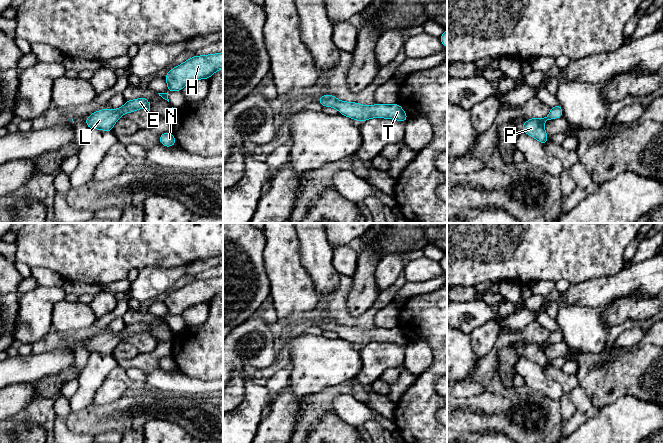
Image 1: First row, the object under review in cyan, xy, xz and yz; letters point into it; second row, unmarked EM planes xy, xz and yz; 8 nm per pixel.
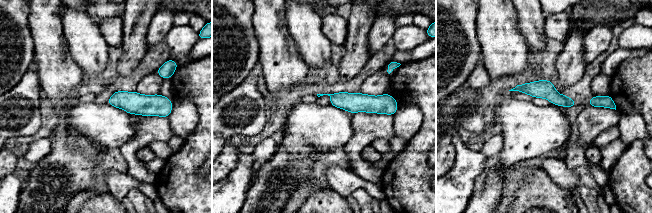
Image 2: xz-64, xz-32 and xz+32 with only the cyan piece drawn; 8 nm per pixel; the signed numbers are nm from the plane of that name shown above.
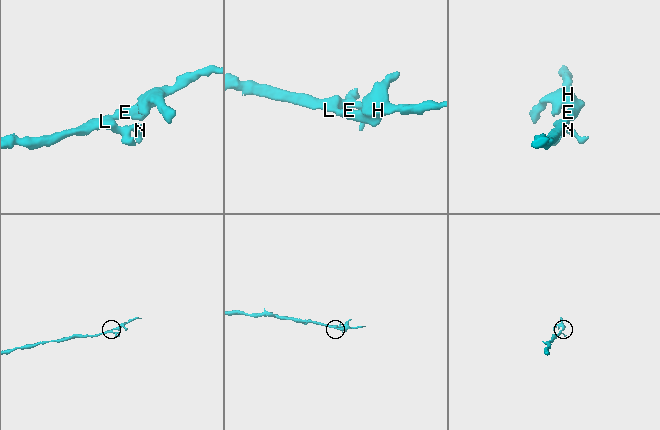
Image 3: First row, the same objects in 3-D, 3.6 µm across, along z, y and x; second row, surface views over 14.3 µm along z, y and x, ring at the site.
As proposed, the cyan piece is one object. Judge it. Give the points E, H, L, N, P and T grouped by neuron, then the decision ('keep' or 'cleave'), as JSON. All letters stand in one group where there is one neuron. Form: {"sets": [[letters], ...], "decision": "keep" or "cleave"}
{"sets": [["E", "H", "L", "N", "P", "T"]], "decision": "keep"}

